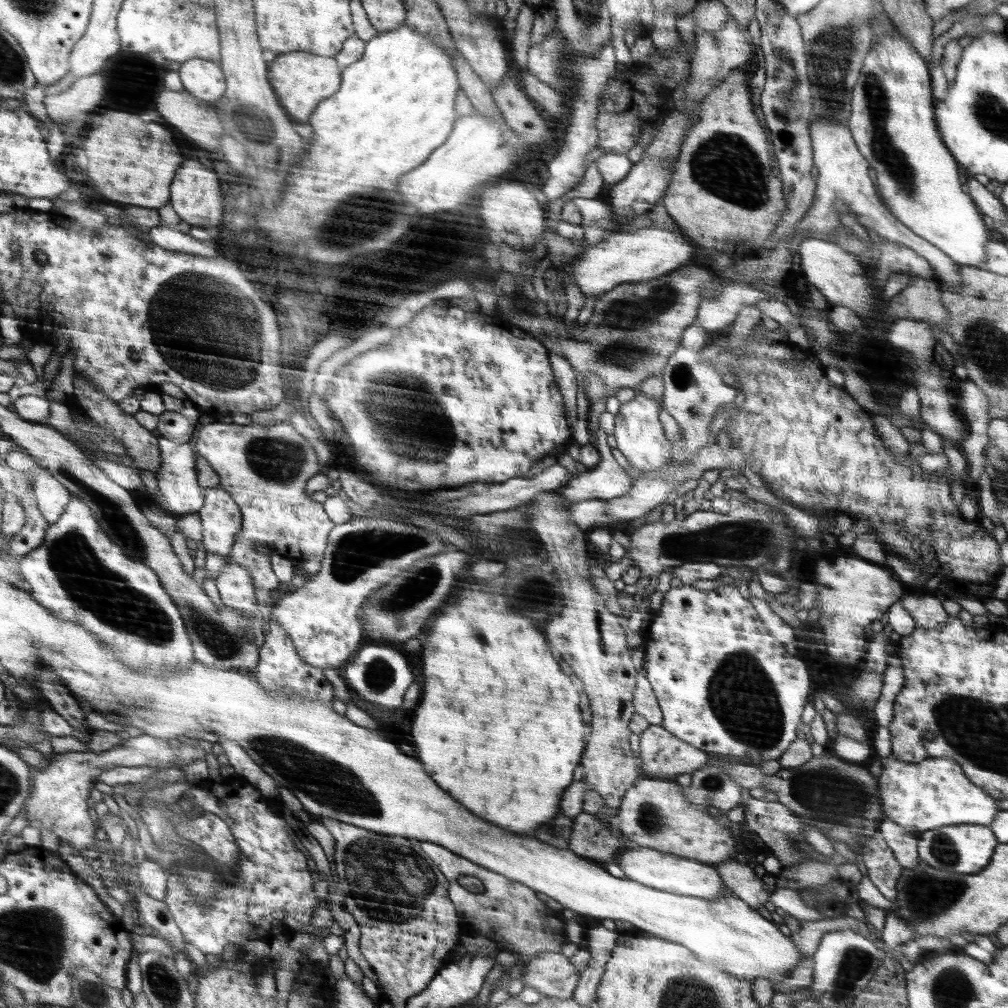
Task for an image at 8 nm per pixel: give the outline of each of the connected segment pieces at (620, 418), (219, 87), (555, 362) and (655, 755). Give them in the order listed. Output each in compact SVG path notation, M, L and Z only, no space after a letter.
M640 394L630 402L621 403L619 412L615 414L613 435L616 448L624 454L630 466L642 471L660 470L660 467L672 460L671 441L664 436L664 429L658 420L660 406L663 406L661 401Z
M192 59L184 63L180 70L186 90L204 100L226 98L227 77L223 66L213 60Z
M557 350L550 353L550 360L551 368L555 372L555 380L559 384L567 408L567 420L574 428L574 424L580 417L576 408L578 382L576 382L574 370L572 370L571 363L564 356L562 357Z
M650 725L637 739L637 754L643 764L644 774L648 778L670 779L678 774L692 774L702 768L704 762L708 763L708 753L680 740L668 732L662 725Z

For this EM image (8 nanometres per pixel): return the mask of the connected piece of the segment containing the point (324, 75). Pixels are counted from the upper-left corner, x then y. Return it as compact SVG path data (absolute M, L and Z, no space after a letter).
M293 51L278 55L272 62L271 72L271 85L279 100L279 104L293 120L298 118L297 121L302 123L306 123L306 120L310 118L310 114L314 114L314 110L318 110L323 100L334 95L340 87L340 68L336 68L336 60L308 52Z

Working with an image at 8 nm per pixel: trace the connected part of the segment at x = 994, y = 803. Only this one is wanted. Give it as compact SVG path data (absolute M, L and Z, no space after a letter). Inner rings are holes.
M898 756L881 757L882 773L879 788L882 790L883 809L891 824L896 823L906 831L921 834L948 824L989 825L1000 813L998 800L976 785L952 758L931 758L912 764Z

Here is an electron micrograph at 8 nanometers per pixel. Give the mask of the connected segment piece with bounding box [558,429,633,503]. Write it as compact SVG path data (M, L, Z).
M597 429L598 445L595 448L599 452L599 461L586 472L574 469L570 482L558 490L564 500L570 503L592 498L613 500L624 496L632 488L630 475L616 463L610 452L607 436L604 430Z

